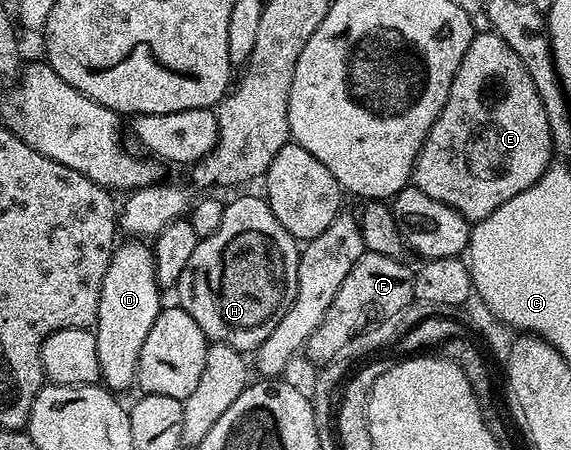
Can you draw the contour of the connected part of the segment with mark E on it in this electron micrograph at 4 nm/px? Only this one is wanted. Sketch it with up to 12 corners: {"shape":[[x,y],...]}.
{"shape":[[477,33],[412,182],[472,224],[554,162],[514,48]]}

